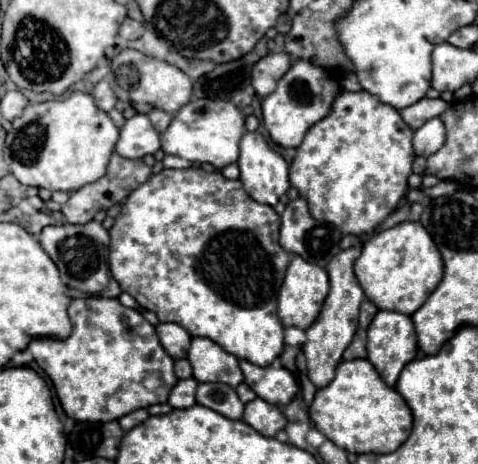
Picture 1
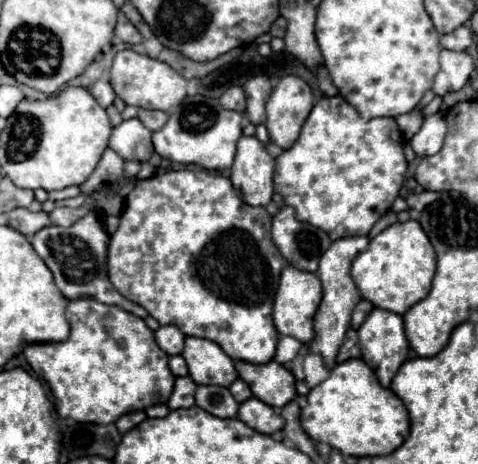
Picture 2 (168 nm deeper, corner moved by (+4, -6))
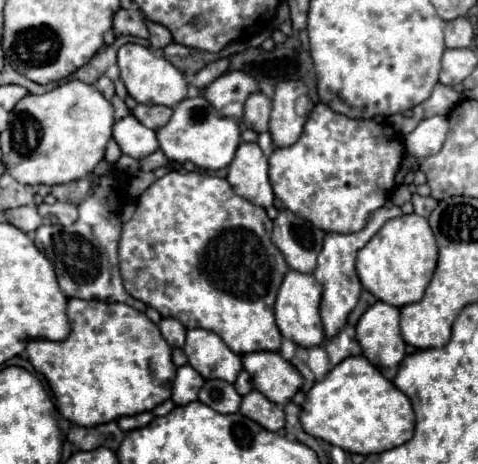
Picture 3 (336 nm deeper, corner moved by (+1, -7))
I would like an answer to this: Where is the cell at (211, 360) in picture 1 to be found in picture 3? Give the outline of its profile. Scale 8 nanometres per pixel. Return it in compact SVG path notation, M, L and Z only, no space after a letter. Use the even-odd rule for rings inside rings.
M203 328L189 330L183 350L189 358L189 366L205 380L227 380L233 384L241 372L241 358L233 354L215 332Z

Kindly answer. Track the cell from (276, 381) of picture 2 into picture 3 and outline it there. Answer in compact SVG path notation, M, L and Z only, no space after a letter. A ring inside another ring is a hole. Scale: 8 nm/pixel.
M253 352L253 354L245 354L243 356L243 368L249 372L255 390L261 392L273 404L287 404L297 394L297 390L303 384L303 378L301 378L299 370L291 362L281 358L279 352Z

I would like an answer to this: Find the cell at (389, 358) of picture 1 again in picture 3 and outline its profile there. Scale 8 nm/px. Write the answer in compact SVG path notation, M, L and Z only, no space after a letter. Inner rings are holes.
M375 302L373 306L369 306L369 310L357 322L357 340L363 348L363 356L373 366L377 366L387 380L393 380L397 376L401 360L405 358L405 348L407 348L399 332L399 308L385 302Z

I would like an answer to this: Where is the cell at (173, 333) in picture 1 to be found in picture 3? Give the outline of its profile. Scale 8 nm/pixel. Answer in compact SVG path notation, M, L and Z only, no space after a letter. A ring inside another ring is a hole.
M163 318L159 330L171 348L183 348L185 344L185 328L175 318Z

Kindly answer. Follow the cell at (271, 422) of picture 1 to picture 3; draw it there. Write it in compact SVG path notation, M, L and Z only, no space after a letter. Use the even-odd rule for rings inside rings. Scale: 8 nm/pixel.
M255 390L243 396L239 412L271 432L277 432L285 426L283 408L279 408L277 404L271 404L261 392L255 392Z

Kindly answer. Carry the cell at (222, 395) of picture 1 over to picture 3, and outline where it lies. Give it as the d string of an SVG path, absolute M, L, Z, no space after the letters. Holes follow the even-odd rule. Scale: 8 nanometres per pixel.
M209 380L199 392L199 402L207 404L219 414L233 414L239 412L241 396L235 392L233 384L227 384L223 380Z

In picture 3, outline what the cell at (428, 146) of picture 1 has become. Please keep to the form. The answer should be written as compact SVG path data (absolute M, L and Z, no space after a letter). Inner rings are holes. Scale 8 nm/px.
M433 116L427 120L421 120L419 126L405 136L405 150L411 156L425 158L443 146L443 140L447 136L447 118L445 116Z

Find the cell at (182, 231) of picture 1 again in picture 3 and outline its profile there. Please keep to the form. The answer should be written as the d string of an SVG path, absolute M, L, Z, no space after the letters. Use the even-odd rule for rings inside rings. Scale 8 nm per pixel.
M171 170L167 172L163 178L159 178L157 182L153 182L137 200L137 210L133 214L133 218L123 224L123 232L121 232L121 240L119 240L119 272L123 278L123 286L127 290L127 294L131 294L133 298L145 302L147 306L155 308L163 318L175 318L179 320L187 330L191 328L205 328L215 332L235 354L247 354L247 352L277 352L281 346L281 332L275 324L275 316L273 316L273 306L275 306L275 298L277 298L277 290L279 284L283 280L283 276L287 274L287 262L283 258L283 254L279 252L279 248L271 248L271 230L273 230L273 222L267 216L267 212L261 206L251 204L249 200L237 196L231 188L231 184L225 178L219 176L209 176L209 174L197 174L197 172L177 172Z

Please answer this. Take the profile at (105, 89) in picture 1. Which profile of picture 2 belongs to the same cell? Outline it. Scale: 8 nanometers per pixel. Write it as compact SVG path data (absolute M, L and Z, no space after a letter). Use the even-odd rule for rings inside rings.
M96 81L96 83L90 87L90 93L94 95L94 99L96 99L102 107L112 105L112 101L114 101L114 91L112 91L112 85L110 85L108 81Z

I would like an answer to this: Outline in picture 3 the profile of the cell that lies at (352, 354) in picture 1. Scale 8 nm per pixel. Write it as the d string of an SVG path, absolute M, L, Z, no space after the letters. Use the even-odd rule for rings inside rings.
M345 326L343 332L339 332L339 336L335 336L335 340L327 340L327 354L329 354L329 360L333 366L349 356L359 356L361 348L355 338L355 328Z

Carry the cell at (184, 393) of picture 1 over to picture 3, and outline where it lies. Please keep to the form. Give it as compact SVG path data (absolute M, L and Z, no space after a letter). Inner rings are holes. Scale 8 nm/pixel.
M189 364L179 368L177 376L173 380L173 396L171 396L173 402L177 406L187 406L189 402L195 402L203 384L205 384L205 380Z

